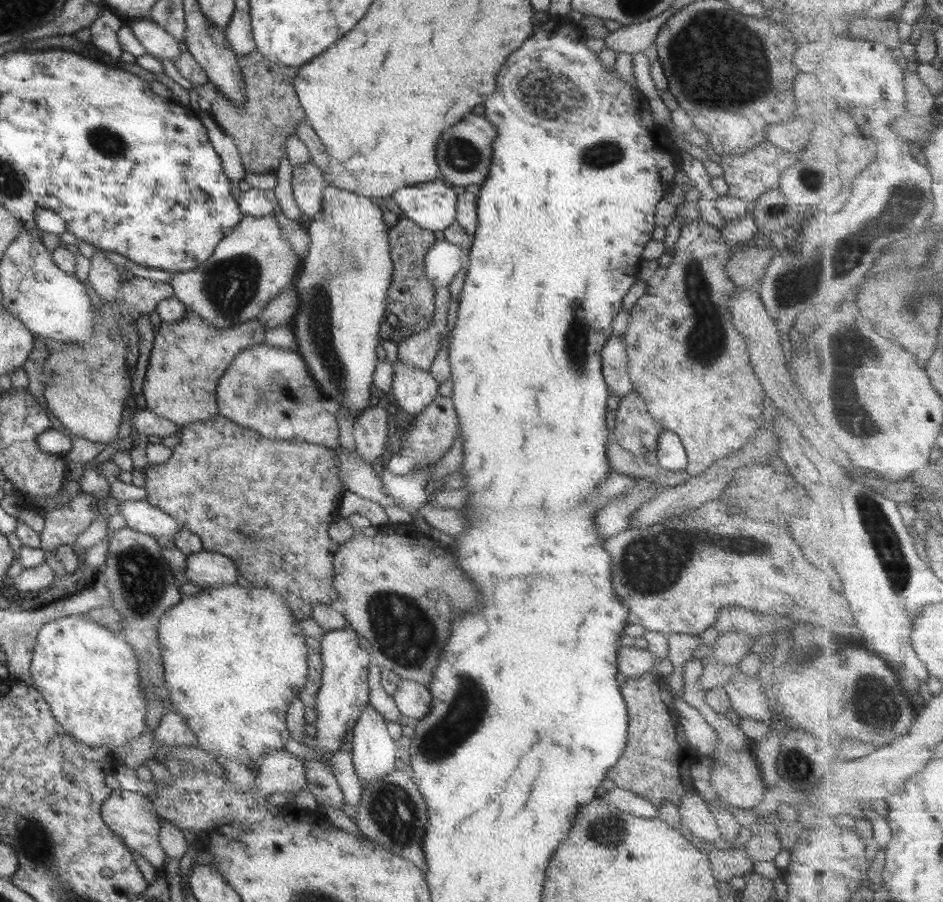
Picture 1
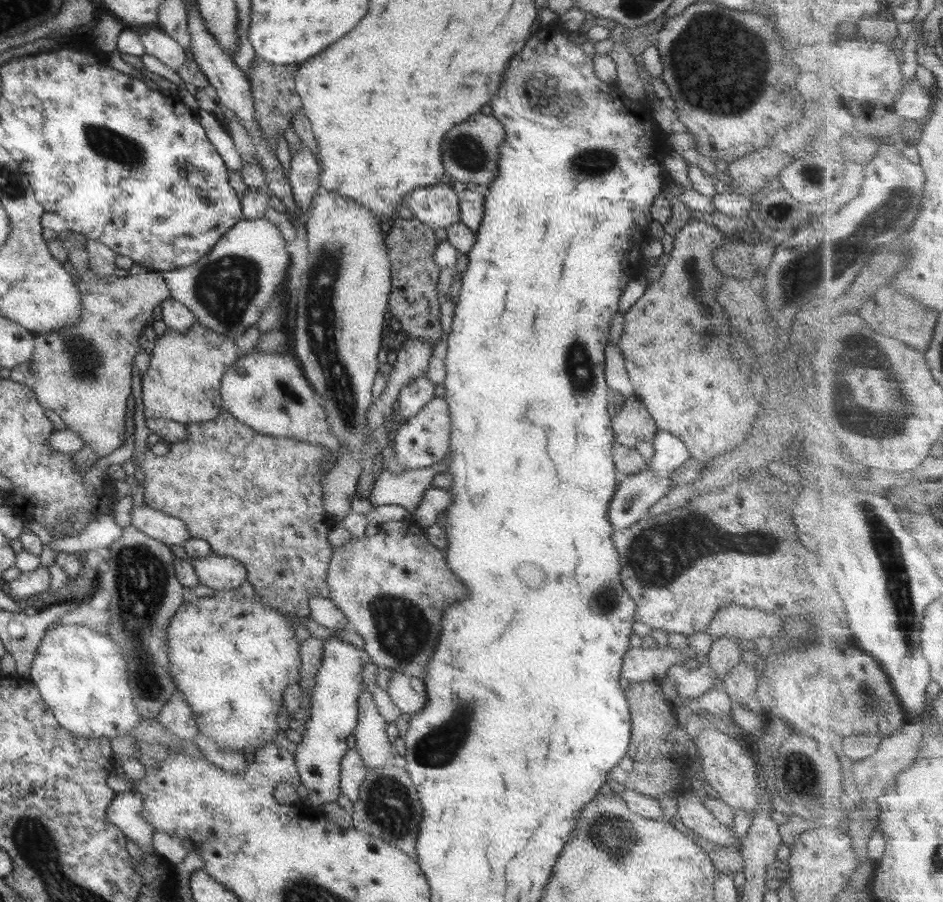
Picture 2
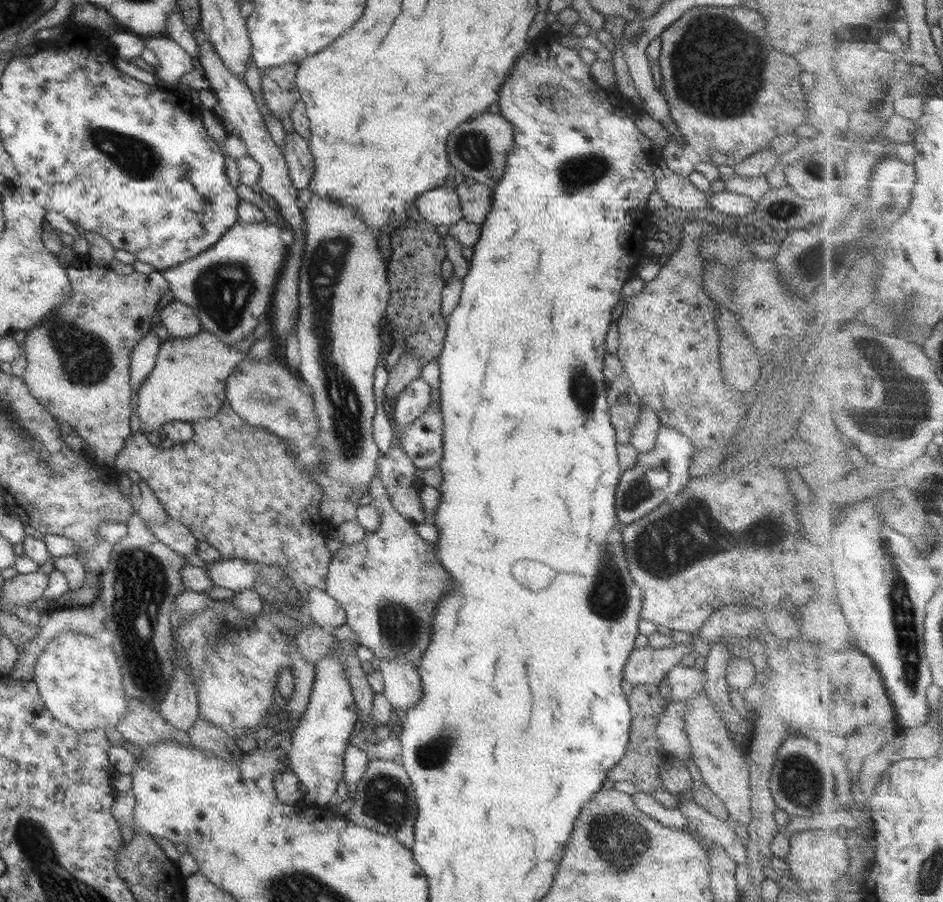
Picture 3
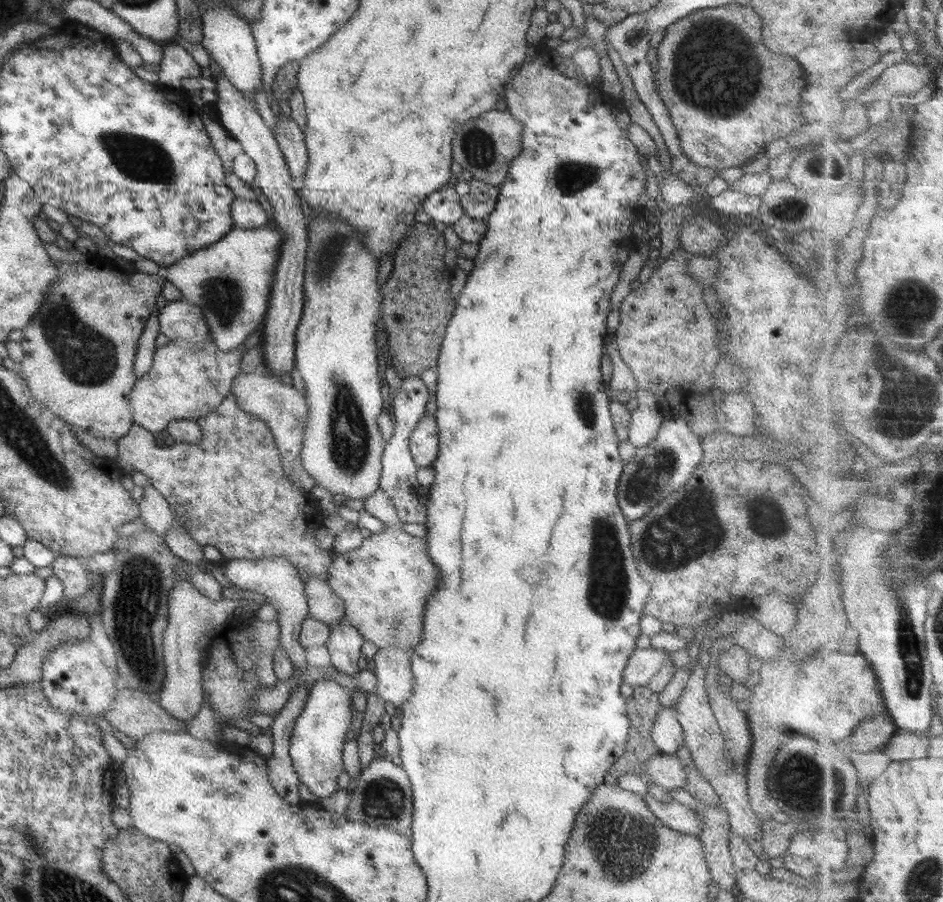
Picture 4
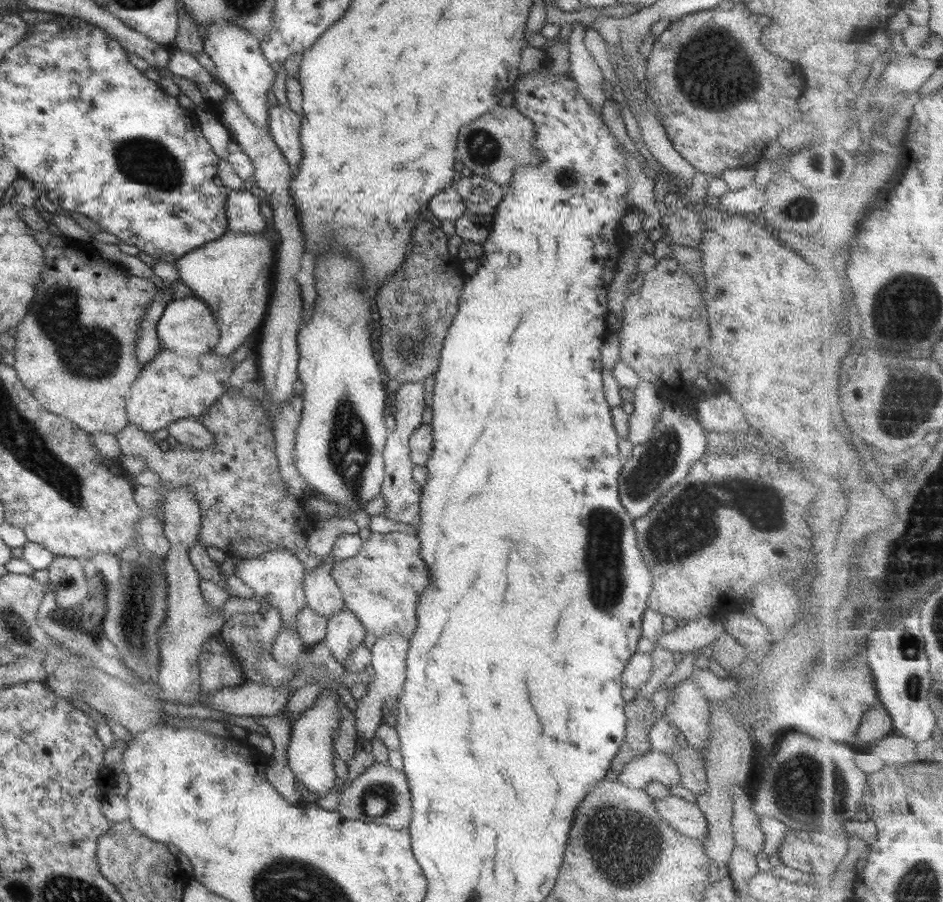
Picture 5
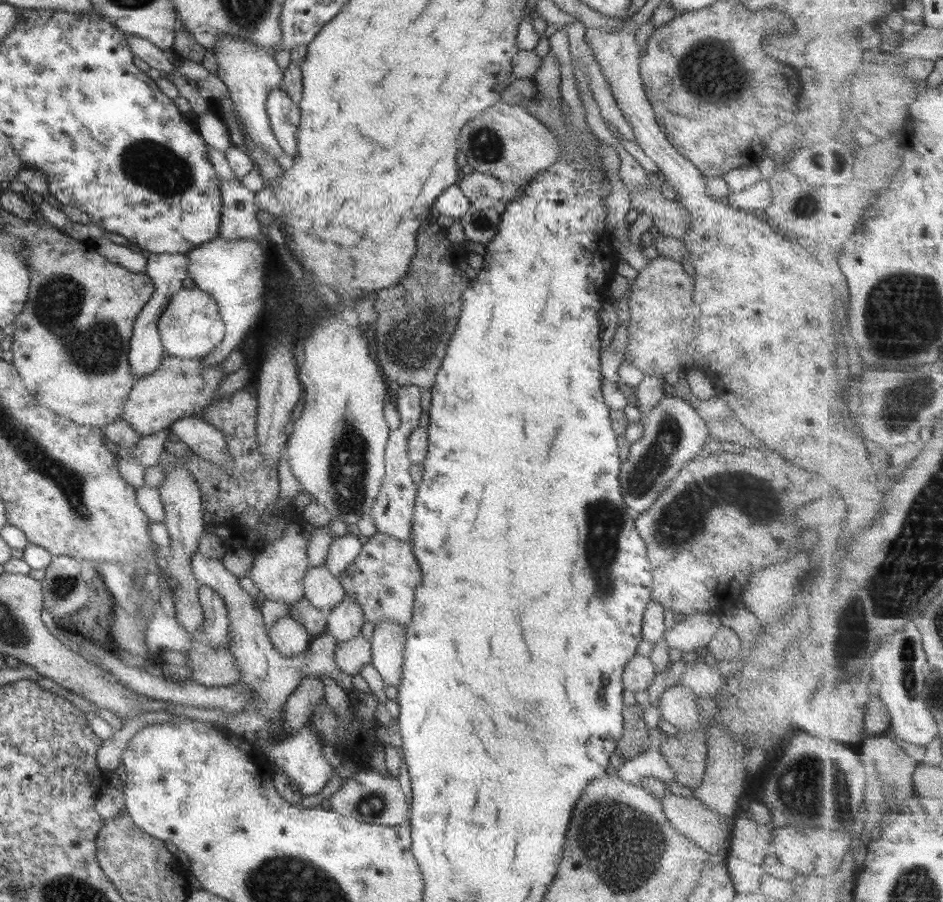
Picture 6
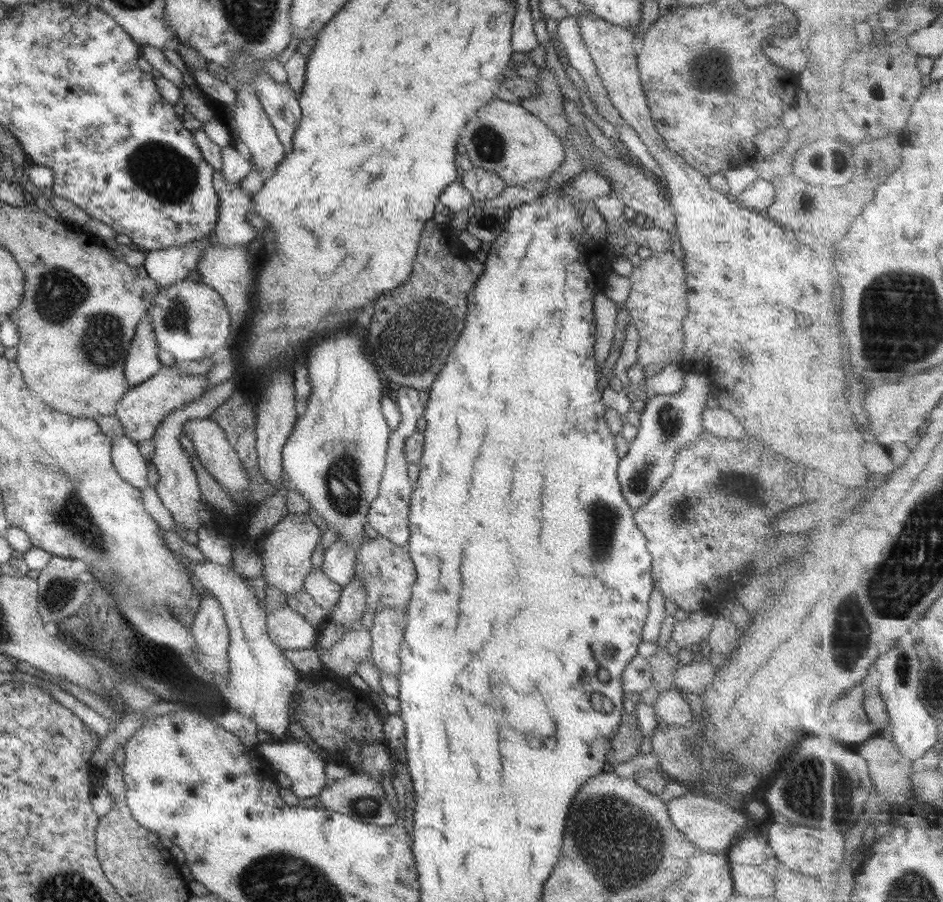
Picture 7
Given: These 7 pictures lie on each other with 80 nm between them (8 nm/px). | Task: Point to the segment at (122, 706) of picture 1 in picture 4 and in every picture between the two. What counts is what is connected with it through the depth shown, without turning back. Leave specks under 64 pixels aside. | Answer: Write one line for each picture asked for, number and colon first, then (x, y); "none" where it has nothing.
2: (81, 675)
3: (78, 678)
4: (75, 681)

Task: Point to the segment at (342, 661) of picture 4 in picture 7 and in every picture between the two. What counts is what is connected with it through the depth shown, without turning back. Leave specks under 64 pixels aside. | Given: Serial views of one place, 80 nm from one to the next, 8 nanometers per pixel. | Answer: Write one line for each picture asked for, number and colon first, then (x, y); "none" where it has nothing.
5: (343, 633)
6: (343, 623)
7: (349, 608)

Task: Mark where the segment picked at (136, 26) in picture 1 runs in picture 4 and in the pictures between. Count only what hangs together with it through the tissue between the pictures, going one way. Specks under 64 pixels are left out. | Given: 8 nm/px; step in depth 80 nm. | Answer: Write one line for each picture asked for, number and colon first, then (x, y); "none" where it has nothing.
2: (154, 41)
3: (173, 61)
4: (176, 63)

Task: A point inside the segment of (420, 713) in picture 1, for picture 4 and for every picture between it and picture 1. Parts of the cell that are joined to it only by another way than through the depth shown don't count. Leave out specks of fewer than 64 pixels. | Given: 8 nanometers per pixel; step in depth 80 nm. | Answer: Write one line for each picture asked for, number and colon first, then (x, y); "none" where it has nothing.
2: (408, 693)
3: (402, 688)
4: (391, 666)

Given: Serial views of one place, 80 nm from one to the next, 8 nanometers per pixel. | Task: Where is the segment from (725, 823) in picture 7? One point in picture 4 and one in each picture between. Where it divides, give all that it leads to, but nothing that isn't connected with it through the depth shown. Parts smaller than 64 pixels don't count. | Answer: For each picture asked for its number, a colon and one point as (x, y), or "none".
4: (675, 816)
5: (684, 817)
6: (689, 817)

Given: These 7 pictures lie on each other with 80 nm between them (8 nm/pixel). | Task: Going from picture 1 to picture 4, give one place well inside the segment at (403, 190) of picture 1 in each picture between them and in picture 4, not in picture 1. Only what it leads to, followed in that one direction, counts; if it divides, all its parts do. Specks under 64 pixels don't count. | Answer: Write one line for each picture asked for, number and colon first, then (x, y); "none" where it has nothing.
2: (436, 206)
3: (439, 206)
4: (442, 205)

